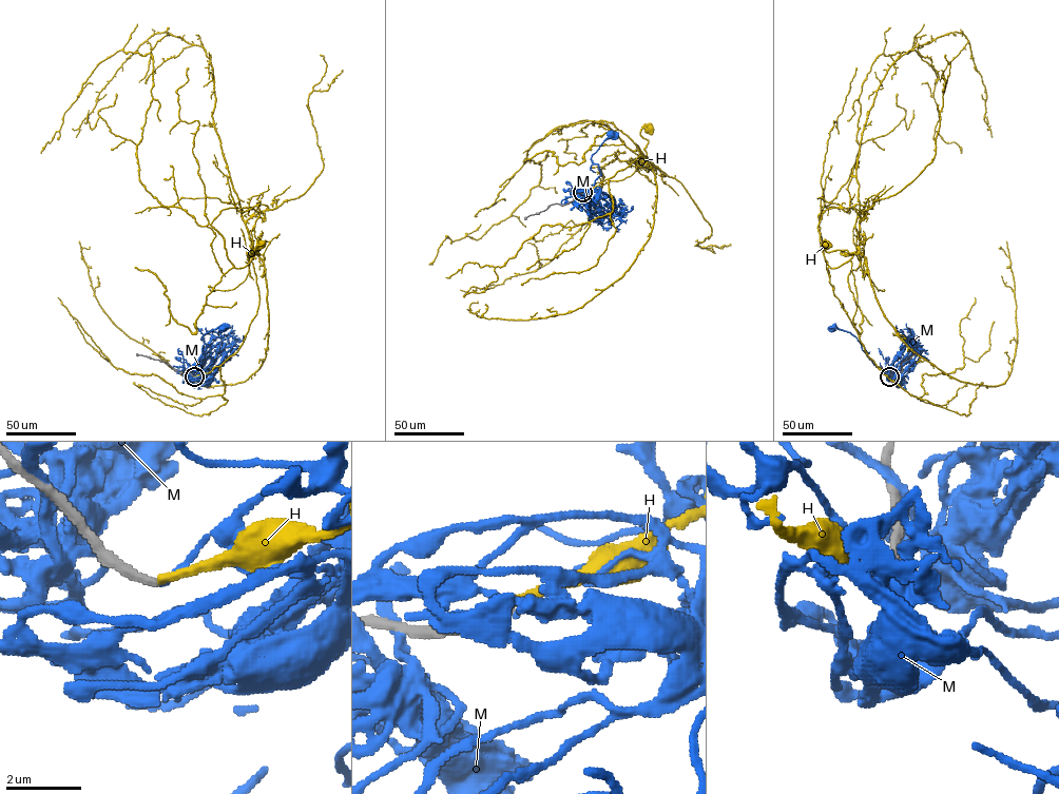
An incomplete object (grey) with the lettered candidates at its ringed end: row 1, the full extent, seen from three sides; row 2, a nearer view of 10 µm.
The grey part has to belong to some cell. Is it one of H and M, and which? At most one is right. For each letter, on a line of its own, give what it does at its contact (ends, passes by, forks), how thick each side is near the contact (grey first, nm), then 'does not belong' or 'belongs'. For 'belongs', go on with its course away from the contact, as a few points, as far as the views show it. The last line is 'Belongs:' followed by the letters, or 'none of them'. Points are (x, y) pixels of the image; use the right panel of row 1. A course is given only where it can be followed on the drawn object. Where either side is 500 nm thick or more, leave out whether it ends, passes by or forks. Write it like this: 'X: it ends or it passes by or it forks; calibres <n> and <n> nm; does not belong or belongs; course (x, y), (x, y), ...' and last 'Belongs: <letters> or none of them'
H: it ends; calibres 260 and 240 nm; belongs; course (890, 376), (867, 355), (852, 322), (857, 298), (850, 258), (854, 253), (847, 250), (827, 252), (828, 245)
M: it ends; calibres 240 and 140 nm; does not belong
Belongs: H

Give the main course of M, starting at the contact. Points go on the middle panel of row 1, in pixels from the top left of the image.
M: (582, 193), (601, 175), (591, 156), (611, 135)

